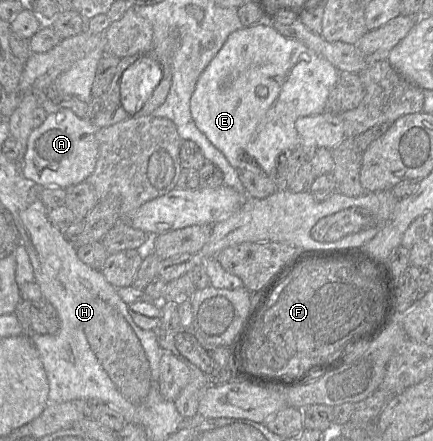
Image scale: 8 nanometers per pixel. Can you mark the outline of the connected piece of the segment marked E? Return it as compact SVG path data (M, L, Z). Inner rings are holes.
M259 22L232 32L222 48L203 70L190 99L190 111L197 128L226 157L235 169L260 167L274 177L278 156L301 147L295 123L300 117L326 111L328 96L340 72L329 61L302 43L288 39L272 26Z

